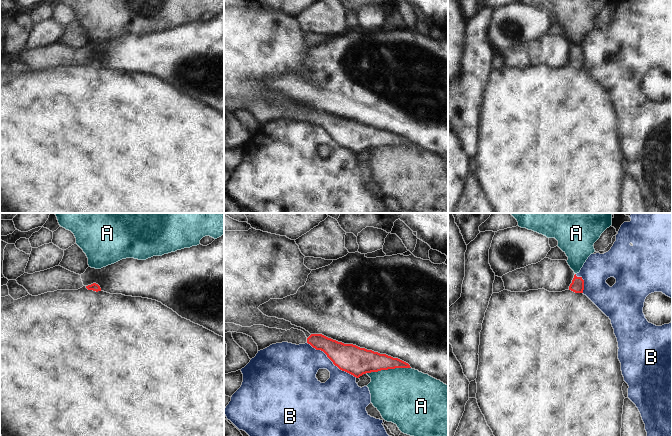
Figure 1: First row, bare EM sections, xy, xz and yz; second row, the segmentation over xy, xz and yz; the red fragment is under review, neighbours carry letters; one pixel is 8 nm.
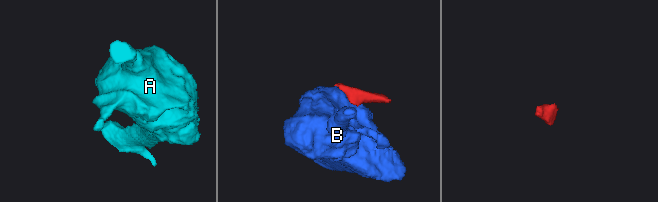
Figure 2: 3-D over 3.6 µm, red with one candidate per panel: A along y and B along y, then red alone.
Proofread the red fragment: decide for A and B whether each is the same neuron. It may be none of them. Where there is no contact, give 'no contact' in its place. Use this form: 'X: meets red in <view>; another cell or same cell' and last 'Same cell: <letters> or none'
A: meets red in xz; another cell
B: meets red in xz; another cell
Same cell: none

